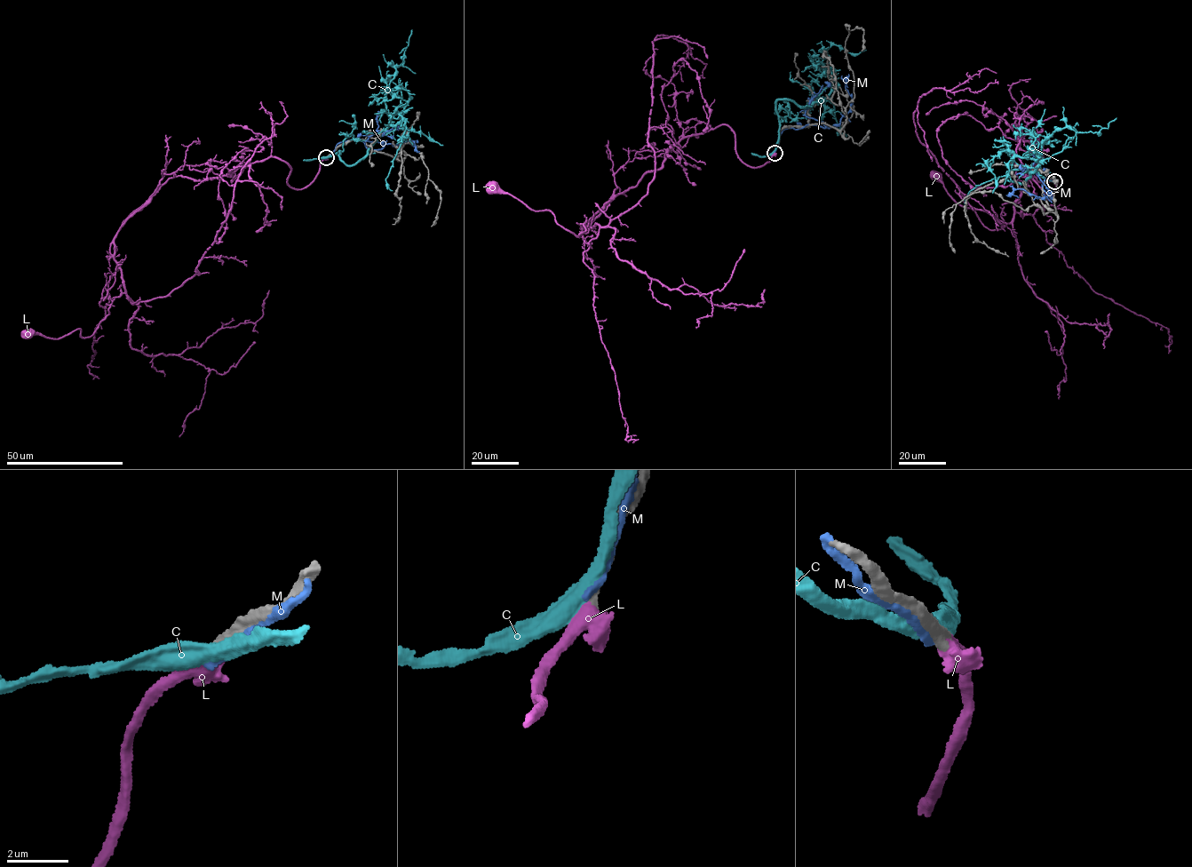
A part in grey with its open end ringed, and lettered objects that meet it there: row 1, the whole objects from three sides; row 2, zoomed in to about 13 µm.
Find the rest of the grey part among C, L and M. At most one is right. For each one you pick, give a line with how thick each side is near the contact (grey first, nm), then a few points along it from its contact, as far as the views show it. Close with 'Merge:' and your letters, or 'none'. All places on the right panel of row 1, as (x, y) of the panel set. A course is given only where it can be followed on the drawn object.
L: 360 nm thick on the grey side, 440 nm on the other; it runs (1054, 181), (1049, 200), (1018, 156), (1014, 136), (1041, 128), (1003, 227), (935, 177)
Merge: L

